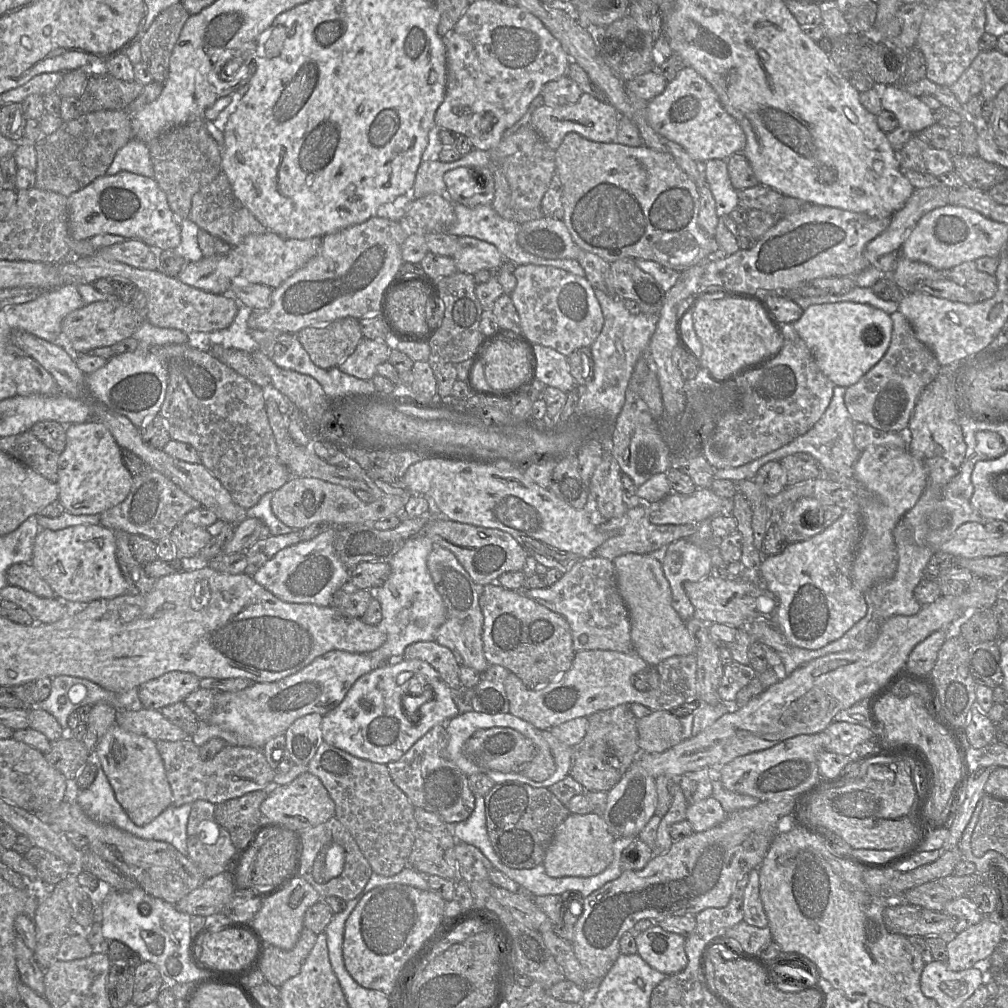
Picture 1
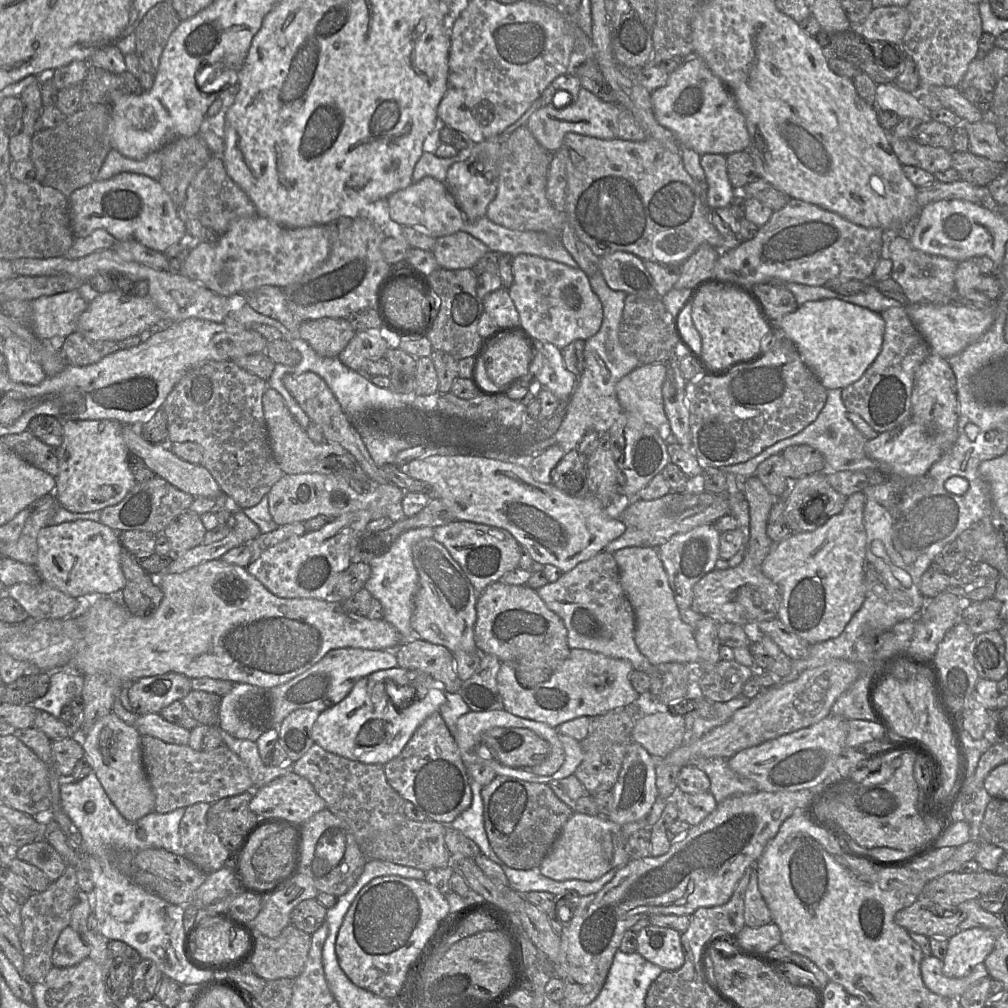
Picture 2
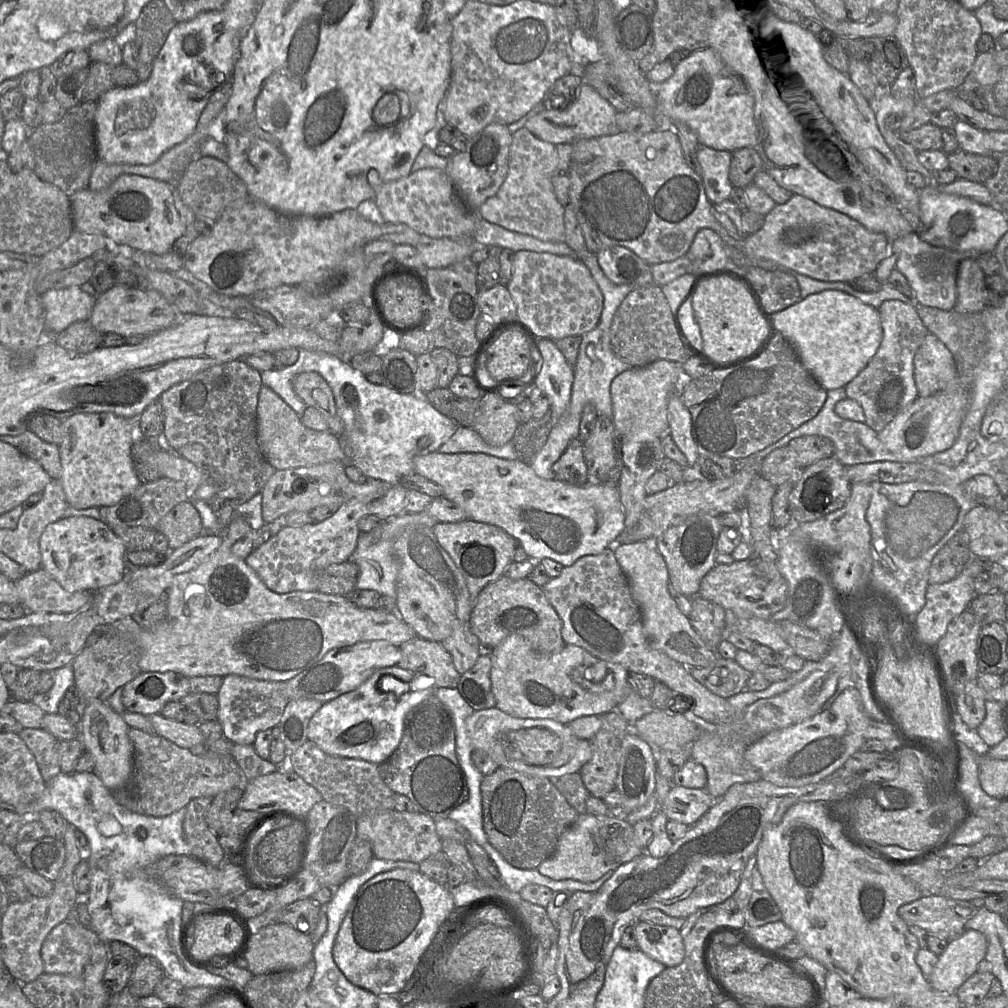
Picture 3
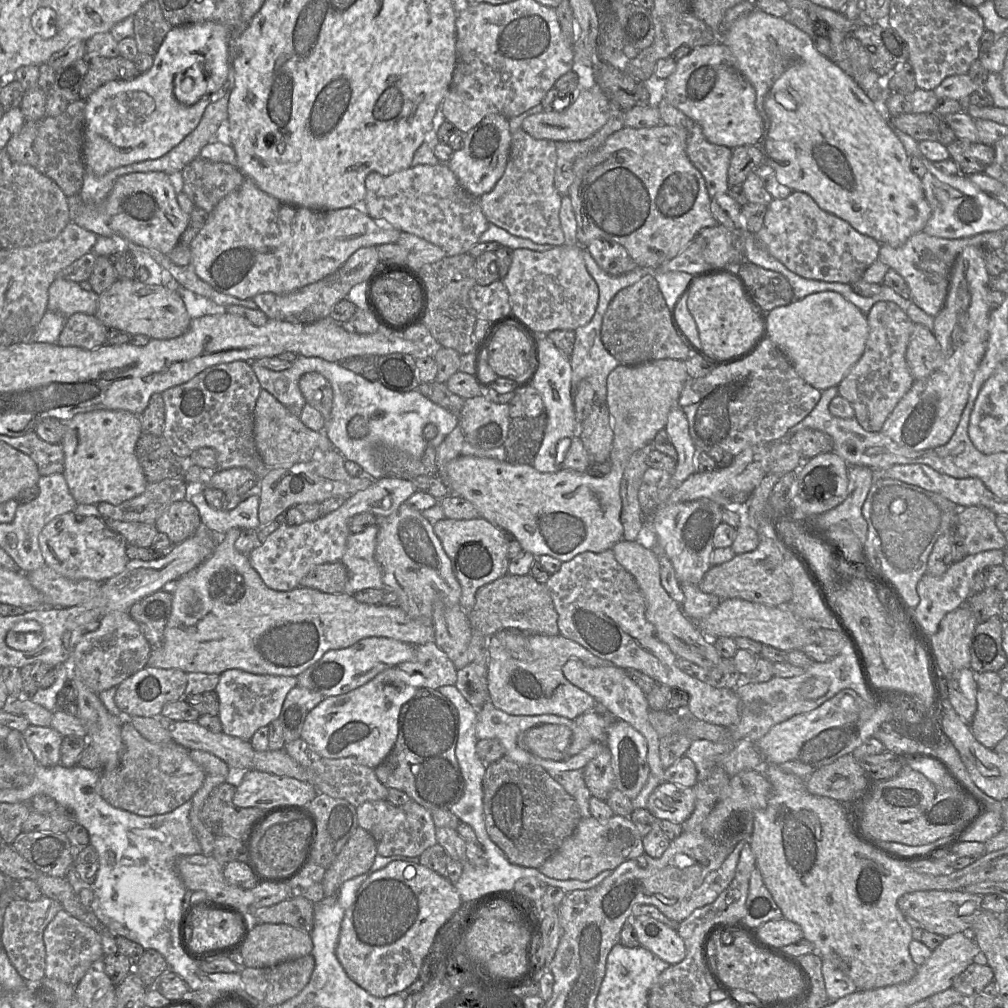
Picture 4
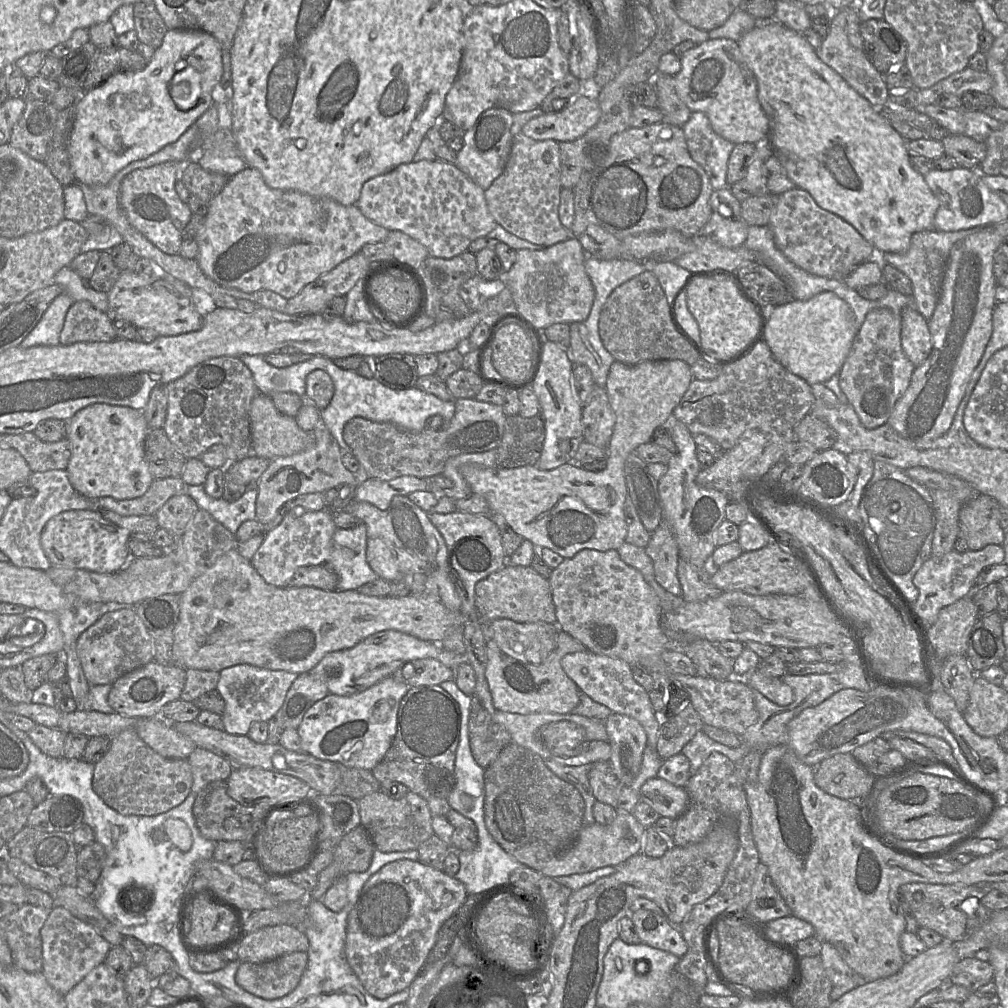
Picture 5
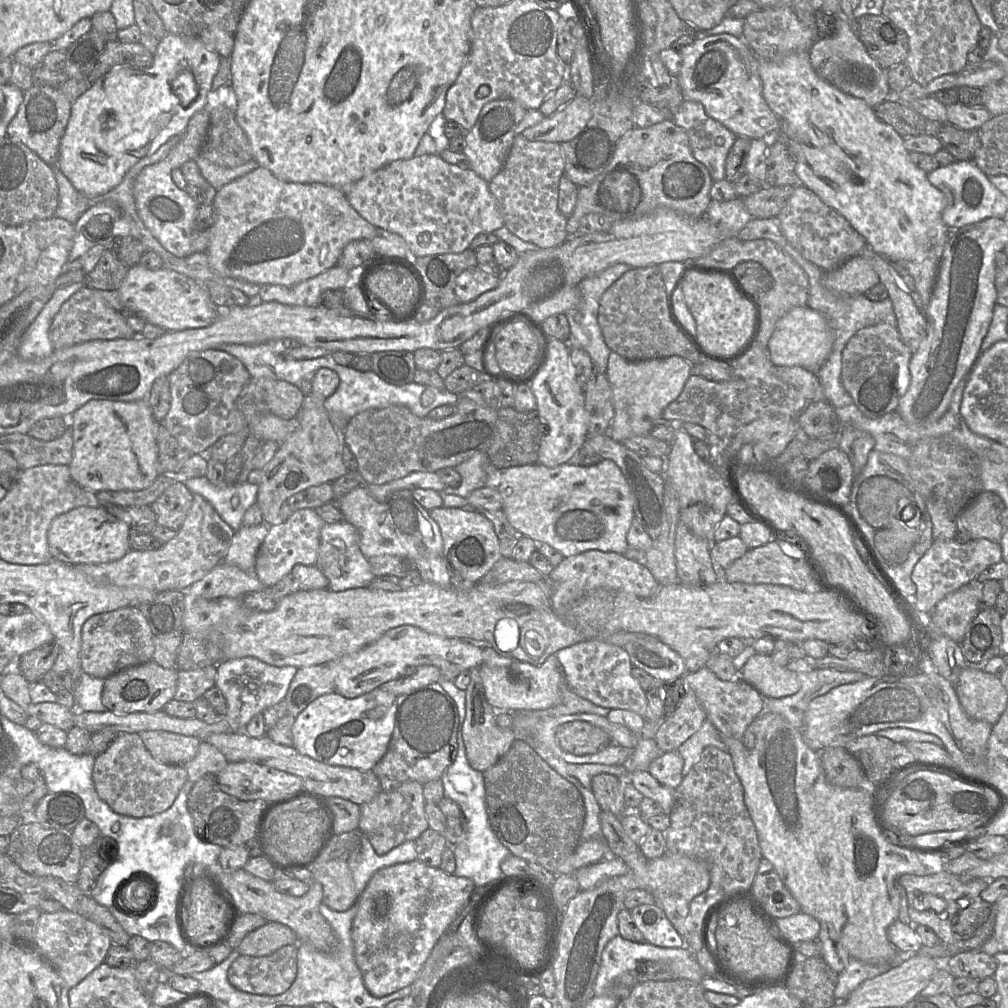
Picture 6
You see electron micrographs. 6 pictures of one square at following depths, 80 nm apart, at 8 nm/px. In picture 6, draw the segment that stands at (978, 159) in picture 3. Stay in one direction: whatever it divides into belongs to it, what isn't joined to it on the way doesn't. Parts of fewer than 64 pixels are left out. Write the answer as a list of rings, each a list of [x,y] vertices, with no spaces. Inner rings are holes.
[[[950,123],[942,124],[937,137],[957,161],[974,161],[981,145],[978,130],[962,130]]]

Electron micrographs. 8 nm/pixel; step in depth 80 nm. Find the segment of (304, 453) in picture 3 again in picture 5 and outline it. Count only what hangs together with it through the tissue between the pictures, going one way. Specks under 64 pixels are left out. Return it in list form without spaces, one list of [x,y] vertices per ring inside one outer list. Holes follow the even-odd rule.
[[[262,393],[253,398],[250,406],[250,435],[254,455],[268,460],[293,455],[312,444],[311,432],[301,429],[295,417],[281,413],[271,397]]]

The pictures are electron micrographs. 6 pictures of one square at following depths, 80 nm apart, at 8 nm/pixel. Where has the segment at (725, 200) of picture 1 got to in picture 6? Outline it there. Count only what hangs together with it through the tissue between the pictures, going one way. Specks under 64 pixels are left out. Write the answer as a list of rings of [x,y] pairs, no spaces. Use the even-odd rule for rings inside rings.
[[[684,100],[676,113],[667,119],[671,119],[686,131],[693,156],[708,169],[712,179],[714,181],[725,179],[726,158],[737,136],[711,118],[701,103],[692,100]]]

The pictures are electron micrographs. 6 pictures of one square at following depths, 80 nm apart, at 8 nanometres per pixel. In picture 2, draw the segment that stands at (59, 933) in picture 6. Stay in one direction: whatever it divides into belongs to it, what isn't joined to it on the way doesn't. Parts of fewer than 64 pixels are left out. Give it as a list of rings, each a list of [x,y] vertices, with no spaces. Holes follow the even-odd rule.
[[[70,926],[59,935],[52,954],[54,967],[66,968],[79,964],[89,956],[89,947]]]

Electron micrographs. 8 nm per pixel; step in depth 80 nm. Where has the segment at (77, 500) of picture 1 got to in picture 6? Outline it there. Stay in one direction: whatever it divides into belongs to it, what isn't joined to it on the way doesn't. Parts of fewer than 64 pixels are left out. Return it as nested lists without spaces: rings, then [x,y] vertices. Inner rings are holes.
[[[90,400],[71,414],[73,458],[69,464],[72,479],[94,493],[100,491],[139,491],[151,486],[158,473],[158,425],[145,400]]]

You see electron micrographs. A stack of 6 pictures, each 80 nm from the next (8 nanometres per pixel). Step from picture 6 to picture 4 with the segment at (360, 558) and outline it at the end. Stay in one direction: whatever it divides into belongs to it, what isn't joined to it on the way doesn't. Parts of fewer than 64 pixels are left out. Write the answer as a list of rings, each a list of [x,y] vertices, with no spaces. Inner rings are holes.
[[[375,524],[348,536],[346,550],[341,559],[349,574],[343,592],[353,595],[366,588],[386,589],[382,569],[375,559],[378,531]]]

